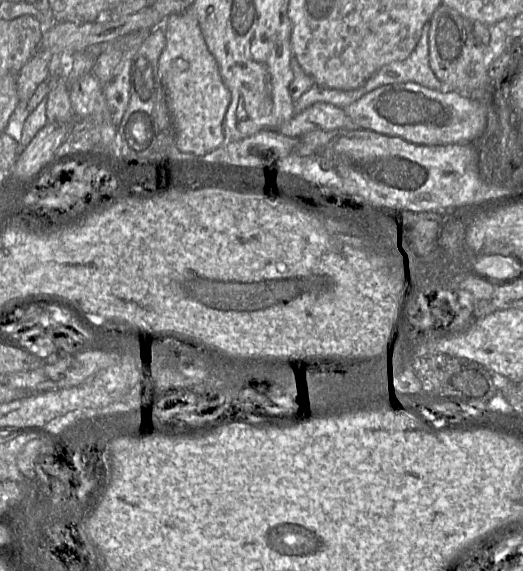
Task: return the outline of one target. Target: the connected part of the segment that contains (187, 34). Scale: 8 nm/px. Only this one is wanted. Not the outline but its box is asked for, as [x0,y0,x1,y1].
[158,13,231,156]

